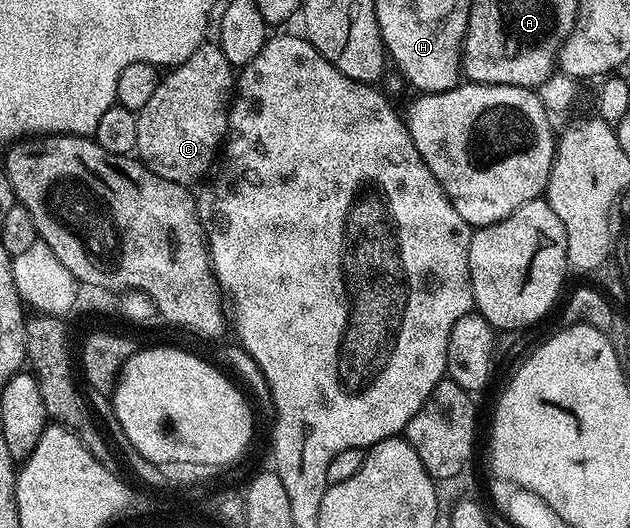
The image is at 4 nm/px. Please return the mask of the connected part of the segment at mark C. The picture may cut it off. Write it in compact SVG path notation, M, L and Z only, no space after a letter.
M210 42L199 44L197 50L195 50L193 54L191 54L189 58L185 60L185 62L176 65L168 72L170 72L168 75L166 73L160 79L160 82L156 90L154 90L152 97L150 97L145 106L142 107L142 110L139 113L136 113L138 120L137 148L135 152L138 159L140 159L149 170L152 170L153 173L157 174L157 176L161 176L161 178L165 178L169 181L175 181L176 183L187 186L190 185L189 182L195 181L208 170L214 158L216 161L220 144L224 141L227 133L227 117L230 113L230 102L233 98L235 72L233 66L228 62L228 59L225 58L224 52L219 48L218 43L215 42L211 42L211 44Z

